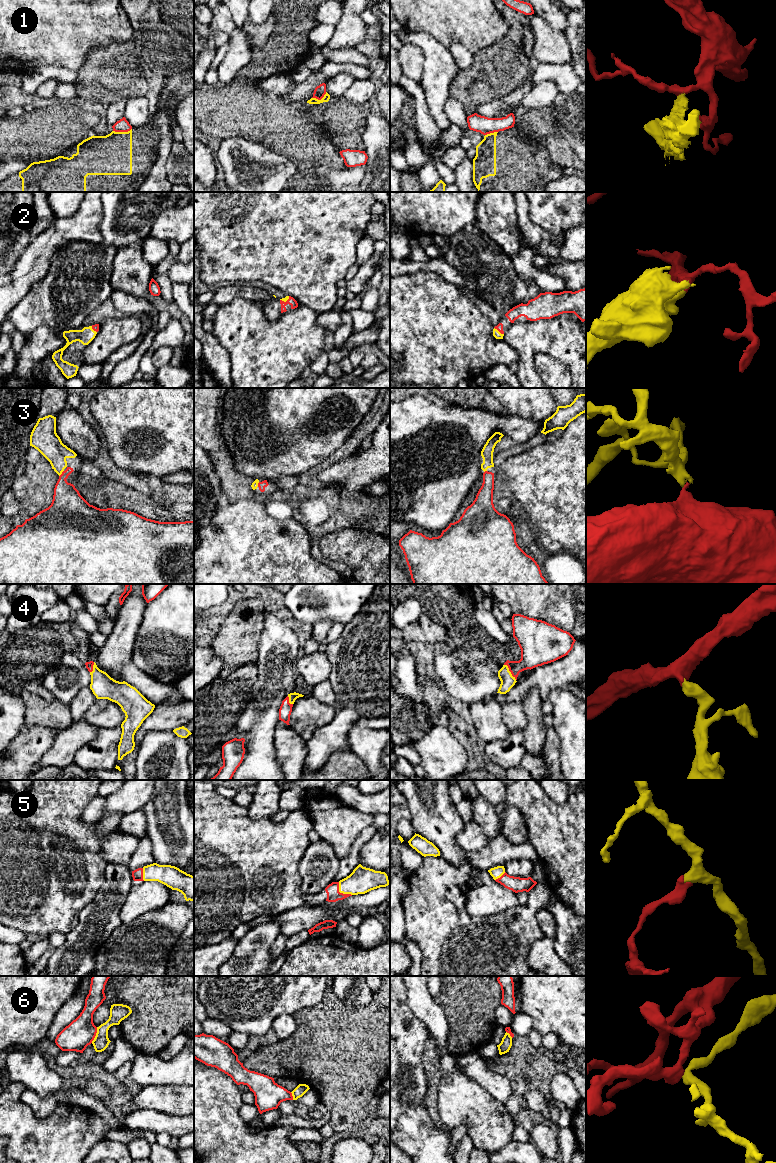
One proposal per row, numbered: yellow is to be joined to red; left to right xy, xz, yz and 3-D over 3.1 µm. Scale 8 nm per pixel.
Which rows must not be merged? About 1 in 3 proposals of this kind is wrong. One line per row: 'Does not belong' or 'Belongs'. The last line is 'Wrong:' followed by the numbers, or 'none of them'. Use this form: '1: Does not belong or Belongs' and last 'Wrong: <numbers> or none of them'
1: Does not belong
2: Belongs
3: Belongs
4: Belongs
5: Belongs
6: Does not belong
Wrong: 1, 6

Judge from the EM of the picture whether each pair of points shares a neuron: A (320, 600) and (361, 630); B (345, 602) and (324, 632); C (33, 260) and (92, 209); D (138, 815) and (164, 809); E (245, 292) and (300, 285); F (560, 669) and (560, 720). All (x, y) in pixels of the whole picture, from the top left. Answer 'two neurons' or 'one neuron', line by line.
A: two neurons
B: two neurons
C: one neuron
D: two neurons
E: two neurons
F: two neurons

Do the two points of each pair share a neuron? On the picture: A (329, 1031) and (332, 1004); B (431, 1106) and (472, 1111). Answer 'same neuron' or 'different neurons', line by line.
A: same neuron
B: different neurons

